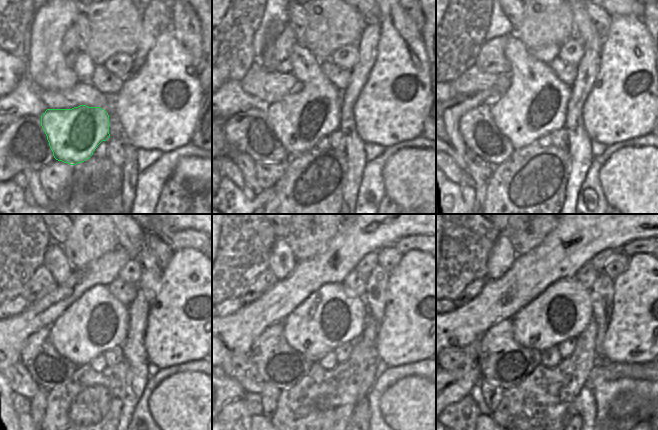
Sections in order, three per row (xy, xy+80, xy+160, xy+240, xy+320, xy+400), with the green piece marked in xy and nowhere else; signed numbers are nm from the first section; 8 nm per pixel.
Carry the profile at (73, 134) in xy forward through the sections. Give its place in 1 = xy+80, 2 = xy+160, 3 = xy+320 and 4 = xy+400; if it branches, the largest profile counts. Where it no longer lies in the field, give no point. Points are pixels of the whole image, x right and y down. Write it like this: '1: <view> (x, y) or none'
1: xy+80 (300, 120)
2: xy+160 (523, 118)
3: xy+320 (327, 321)
4: xy+400 (562, 312)

